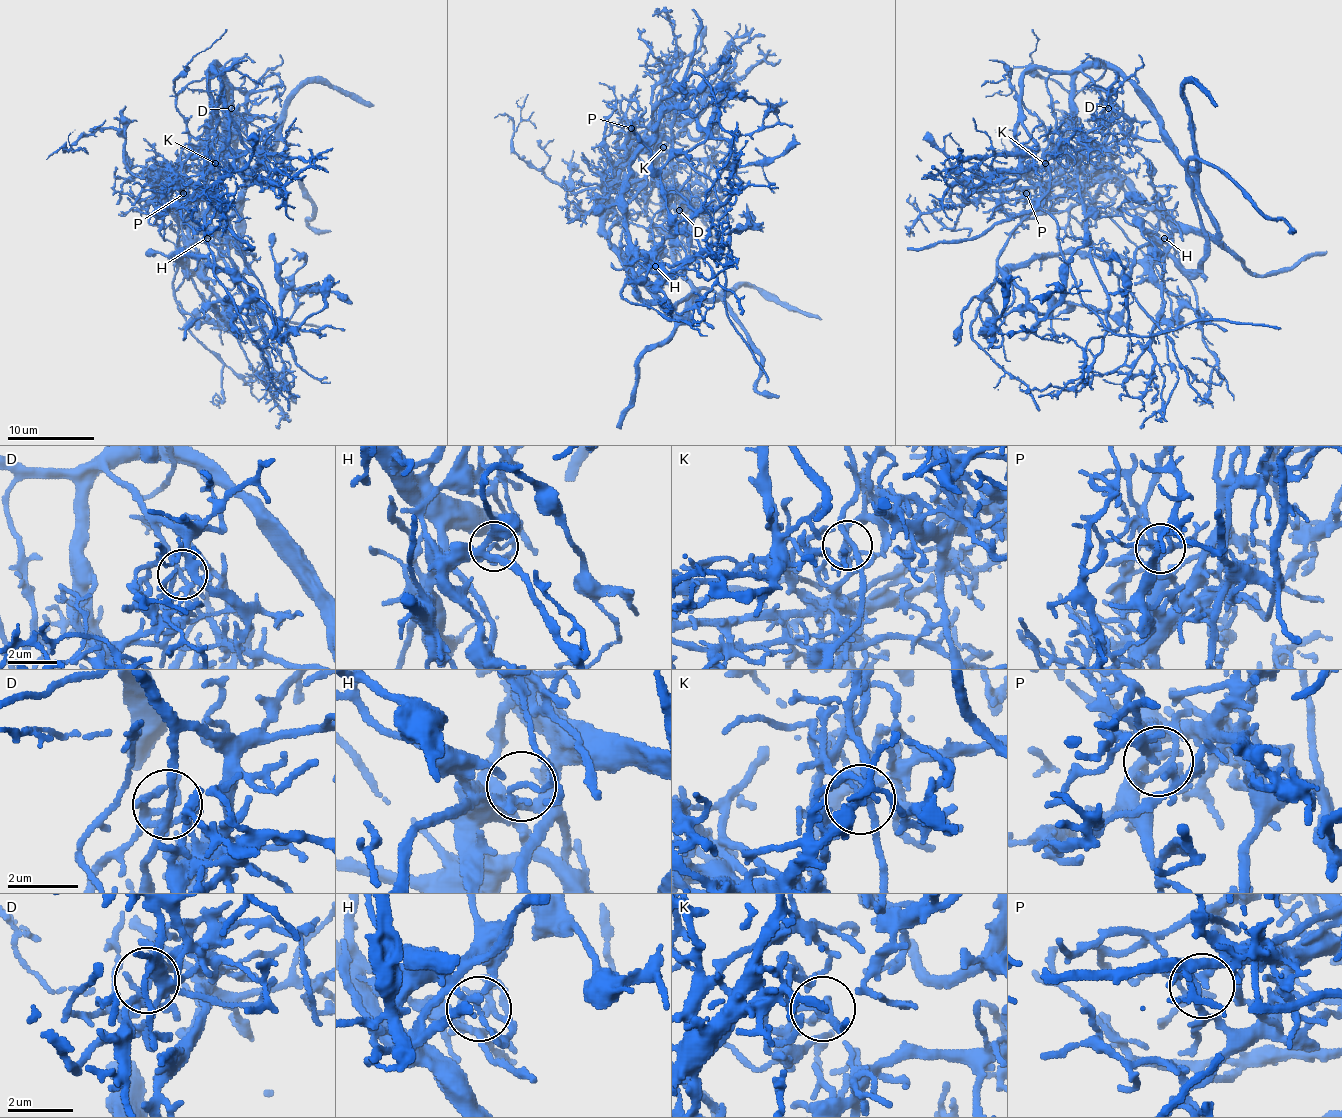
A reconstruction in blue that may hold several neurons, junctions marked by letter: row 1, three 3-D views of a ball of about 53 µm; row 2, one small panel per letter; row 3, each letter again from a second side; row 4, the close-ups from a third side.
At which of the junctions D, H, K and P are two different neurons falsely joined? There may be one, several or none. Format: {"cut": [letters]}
{"cut": ["H", "K"]}

